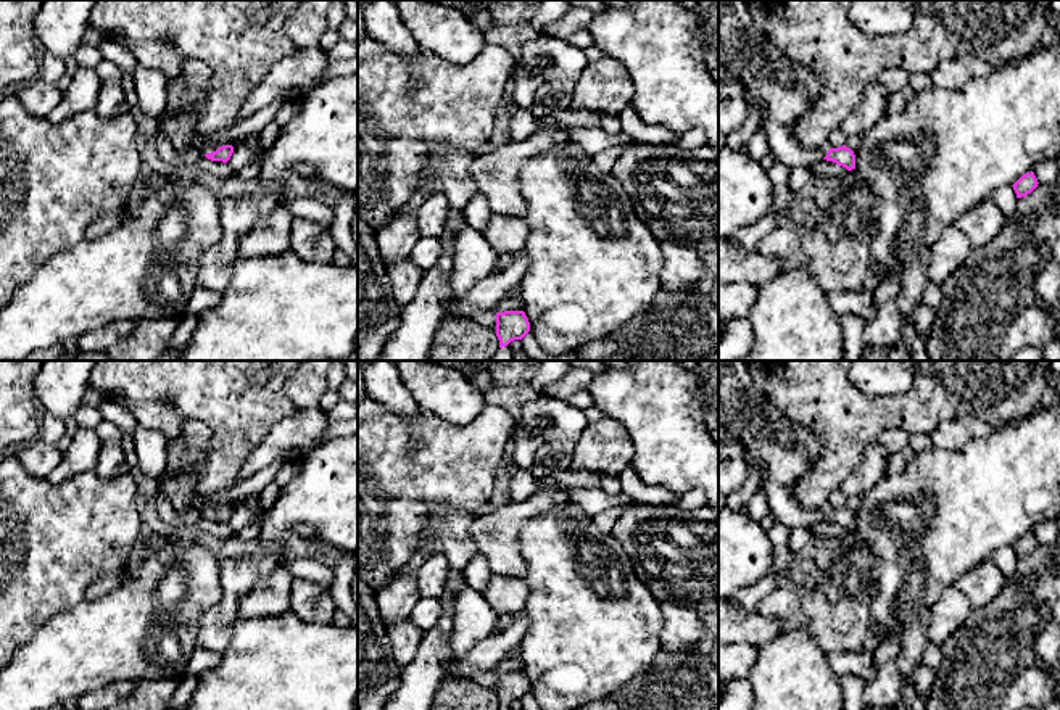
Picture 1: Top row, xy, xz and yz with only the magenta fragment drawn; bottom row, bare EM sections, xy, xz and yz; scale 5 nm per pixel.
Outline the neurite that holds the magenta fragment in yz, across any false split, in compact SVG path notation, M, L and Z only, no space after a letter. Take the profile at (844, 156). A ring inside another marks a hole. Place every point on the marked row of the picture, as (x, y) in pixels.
M718 0L718 100L743 98L754 101L760 111L760 126L776 163L807 167L818 159L833 161L847 171L855 169L855 155L846 145L804 150L793 137L794 122L804 116L820 92L820 76L809 69L794 69L756 27L746 0Z

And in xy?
M222 145L222 147L198 147L201 151L201 156L206 156L211 161L222 161L227 163L234 153L234 147L232 145Z

